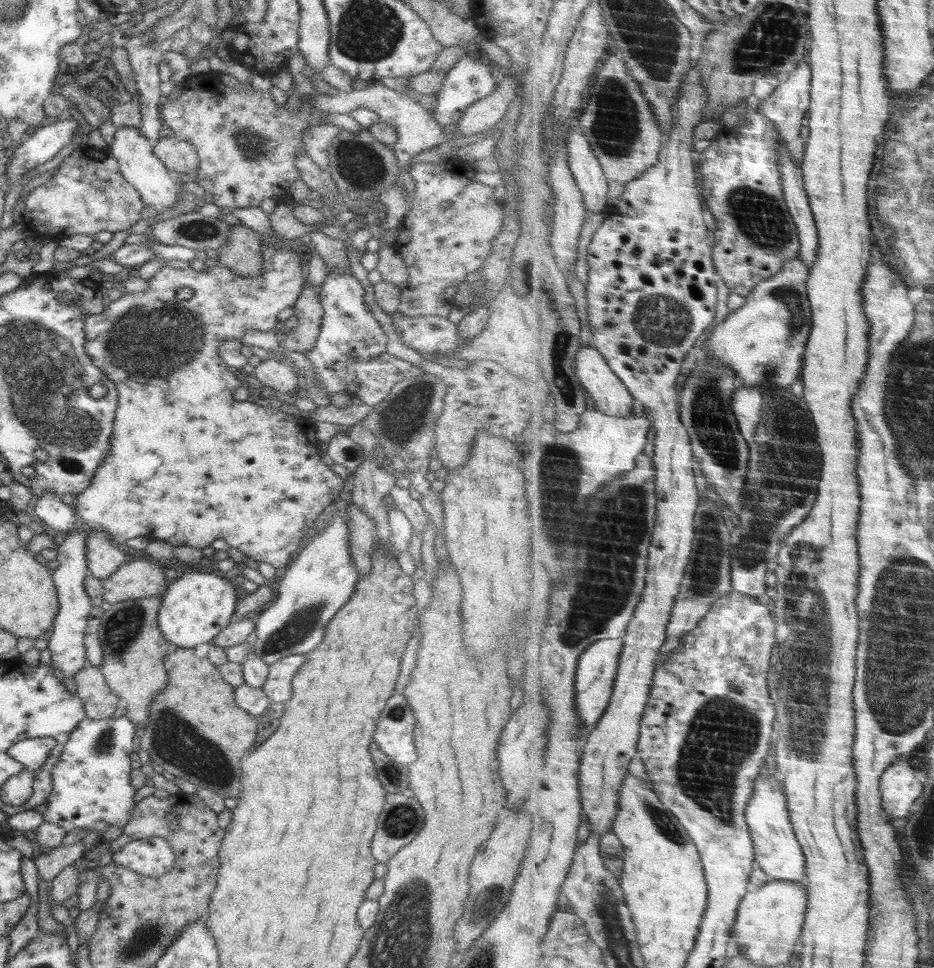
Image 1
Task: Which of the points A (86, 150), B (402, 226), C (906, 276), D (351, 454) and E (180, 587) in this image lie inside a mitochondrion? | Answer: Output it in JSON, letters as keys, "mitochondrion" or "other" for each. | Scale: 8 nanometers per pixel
{"A":"other","B":"other","C":"other","D":"other","E":"other"}

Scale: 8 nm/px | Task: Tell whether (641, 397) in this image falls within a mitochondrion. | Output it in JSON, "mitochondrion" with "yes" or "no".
{"mitochondrion":"no"}

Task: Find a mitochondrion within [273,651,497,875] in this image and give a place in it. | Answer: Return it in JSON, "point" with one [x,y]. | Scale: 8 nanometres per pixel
{"point":[401,821]}

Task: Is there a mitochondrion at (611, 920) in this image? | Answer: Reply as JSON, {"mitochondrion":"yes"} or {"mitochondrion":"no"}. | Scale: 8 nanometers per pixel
{"mitochondrion":"yes"}

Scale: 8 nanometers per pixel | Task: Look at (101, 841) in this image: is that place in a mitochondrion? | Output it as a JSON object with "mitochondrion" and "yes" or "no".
{"mitochondrion":"no"}

